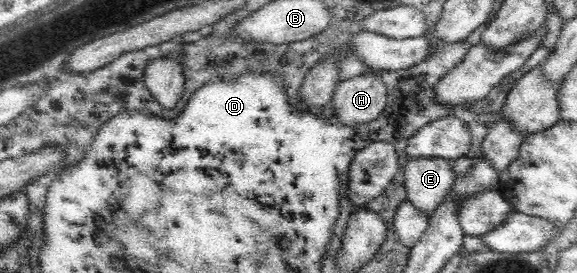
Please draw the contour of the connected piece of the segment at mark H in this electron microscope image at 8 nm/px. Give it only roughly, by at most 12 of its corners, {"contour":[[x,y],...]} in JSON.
{"contour":[[375,74],[337,83],[330,107],[349,128],[377,119],[385,84]]}

